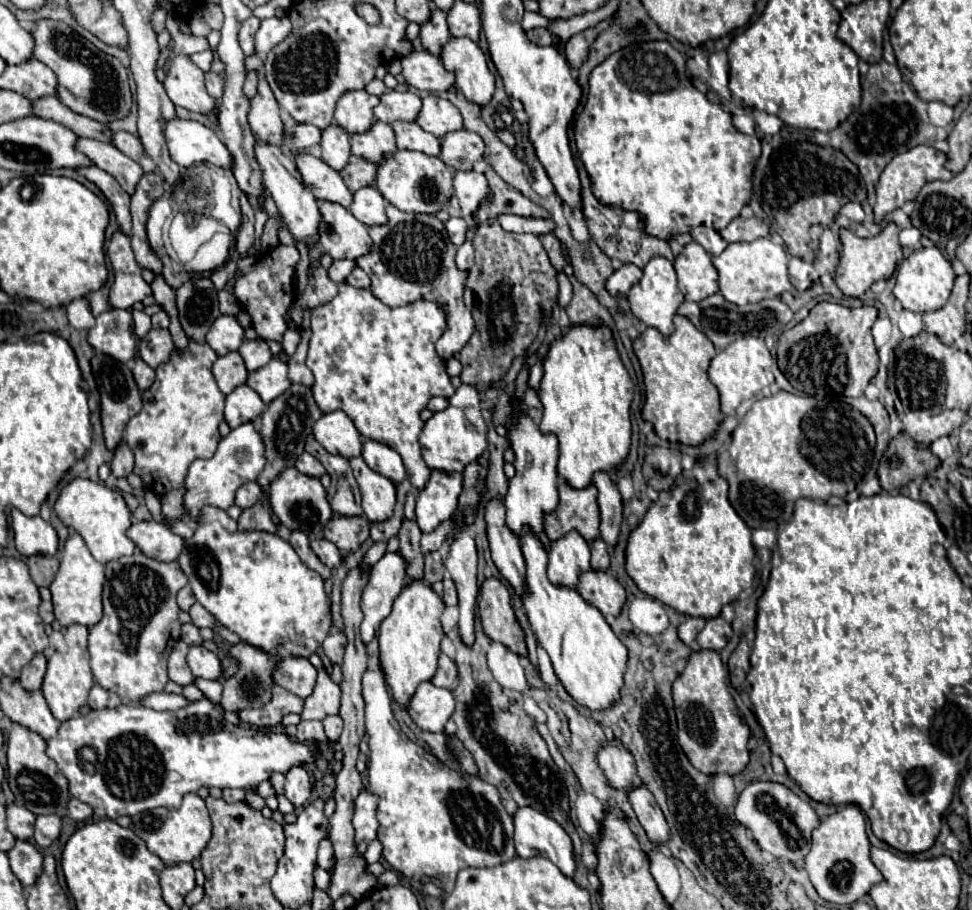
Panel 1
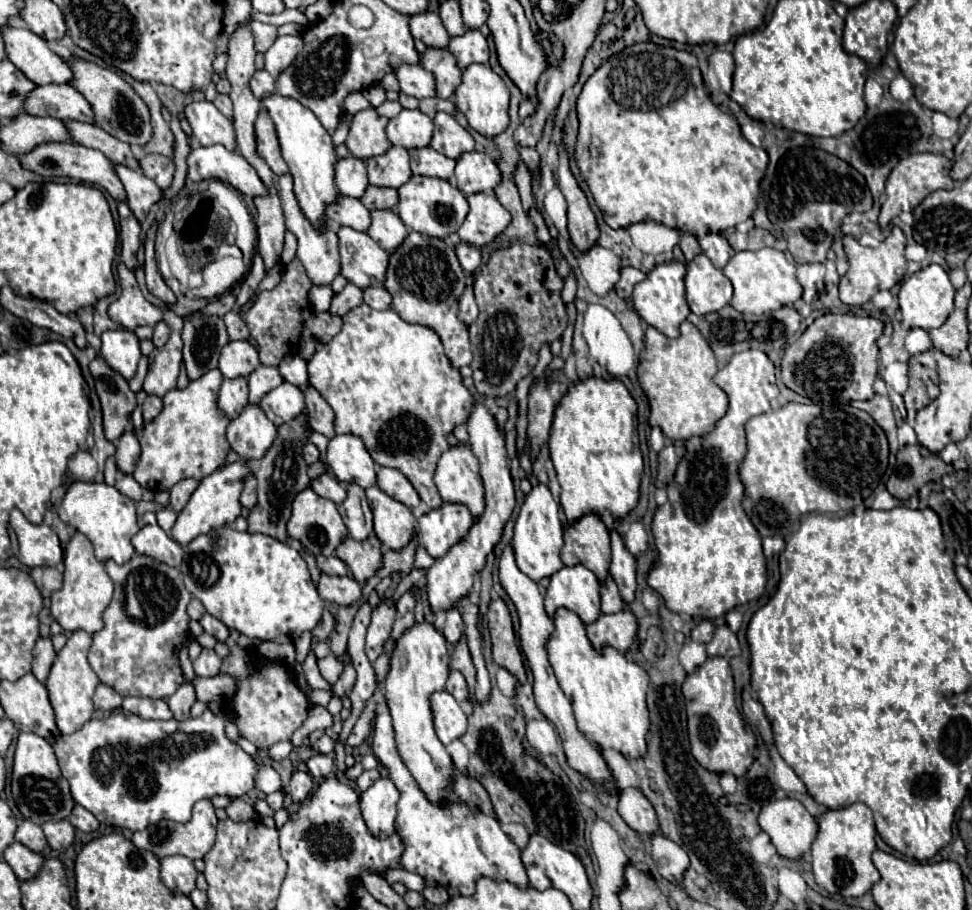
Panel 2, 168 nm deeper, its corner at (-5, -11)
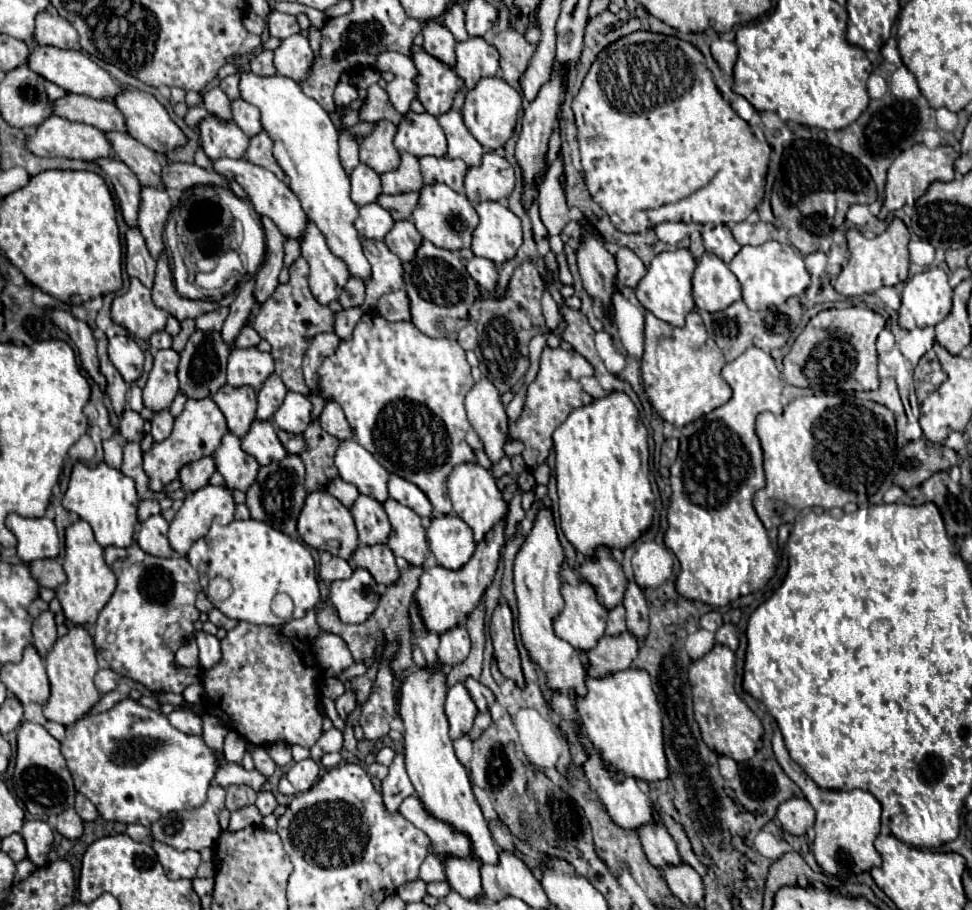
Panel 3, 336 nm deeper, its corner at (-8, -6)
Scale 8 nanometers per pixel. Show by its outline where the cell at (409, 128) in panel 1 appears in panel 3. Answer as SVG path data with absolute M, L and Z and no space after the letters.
M425 156L425 158L419 158L419 162L421 162L425 184L441 182L455 192L463 192L463 180L467 174L467 164L463 160Z

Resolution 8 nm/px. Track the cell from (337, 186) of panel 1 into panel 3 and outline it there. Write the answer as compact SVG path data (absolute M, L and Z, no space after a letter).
M367 204L359 208L359 220L355 222L355 228L363 238L383 240L385 234L393 228L393 224L395 220L385 208L381 208L379 204Z

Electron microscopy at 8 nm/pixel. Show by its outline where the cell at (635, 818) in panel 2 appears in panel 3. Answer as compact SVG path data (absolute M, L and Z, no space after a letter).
M659 818L653 824L639 828L639 838L649 862L655 868L663 870L665 866L679 866L681 858L679 858L677 846Z

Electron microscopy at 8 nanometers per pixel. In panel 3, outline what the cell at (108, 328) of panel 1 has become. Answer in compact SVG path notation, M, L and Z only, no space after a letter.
M115 336L109 340L109 358L127 384L139 380L143 372L143 352L129 336Z

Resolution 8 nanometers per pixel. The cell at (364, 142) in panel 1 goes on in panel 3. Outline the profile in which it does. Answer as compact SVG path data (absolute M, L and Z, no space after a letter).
M401 154L401 164L395 172L381 176L385 194L405 194L419 192L423 188L423 178L419 170L419 160L411 154Z

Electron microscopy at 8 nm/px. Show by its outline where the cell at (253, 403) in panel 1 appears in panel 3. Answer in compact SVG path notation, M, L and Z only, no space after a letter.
M255 420L255 424L251 424L251 430L247 432L247 436L241 438L241 444L243 444L243 450L247 454L251 454L261 466L279 462L287 456L287 450L279 444L277 432L271 422Z

